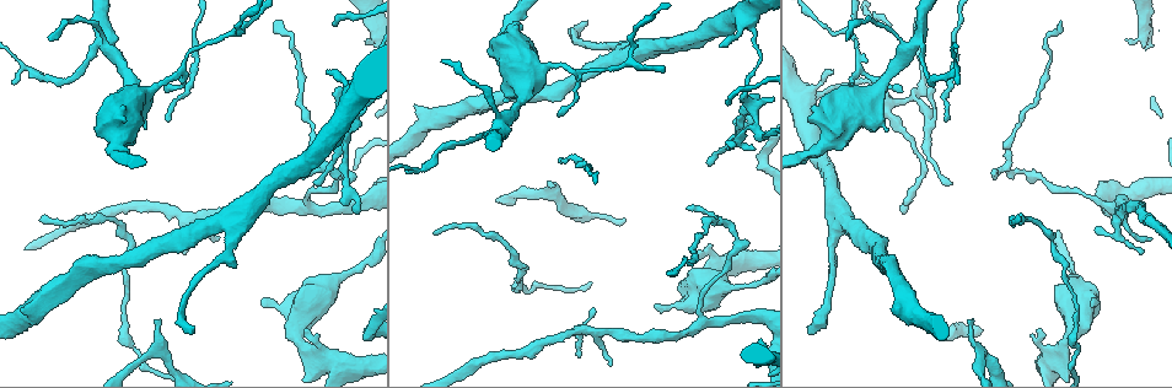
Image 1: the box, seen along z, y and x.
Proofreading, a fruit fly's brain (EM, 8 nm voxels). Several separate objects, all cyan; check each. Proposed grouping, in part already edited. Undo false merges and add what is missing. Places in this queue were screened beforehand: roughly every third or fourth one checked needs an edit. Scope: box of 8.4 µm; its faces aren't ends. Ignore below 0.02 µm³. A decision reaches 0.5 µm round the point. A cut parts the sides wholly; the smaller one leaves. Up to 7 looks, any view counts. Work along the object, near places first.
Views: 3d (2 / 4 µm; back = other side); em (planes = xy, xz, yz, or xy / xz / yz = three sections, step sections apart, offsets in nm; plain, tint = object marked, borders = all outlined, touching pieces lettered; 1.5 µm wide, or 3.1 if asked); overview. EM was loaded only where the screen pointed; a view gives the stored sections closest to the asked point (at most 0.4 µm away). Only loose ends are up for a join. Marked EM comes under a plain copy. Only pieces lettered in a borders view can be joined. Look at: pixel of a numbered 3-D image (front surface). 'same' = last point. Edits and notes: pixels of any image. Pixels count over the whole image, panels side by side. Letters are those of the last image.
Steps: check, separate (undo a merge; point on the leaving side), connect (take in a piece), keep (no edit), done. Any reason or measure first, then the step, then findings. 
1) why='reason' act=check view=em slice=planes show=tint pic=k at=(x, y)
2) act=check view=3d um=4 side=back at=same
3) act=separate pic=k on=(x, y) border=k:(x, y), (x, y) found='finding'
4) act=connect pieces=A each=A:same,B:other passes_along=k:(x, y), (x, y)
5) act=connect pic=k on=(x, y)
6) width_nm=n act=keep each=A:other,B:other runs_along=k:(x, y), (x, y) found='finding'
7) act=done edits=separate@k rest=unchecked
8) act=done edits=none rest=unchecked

why='branch stops here' act=check view=3d um=4 pic=1 at=(154, 319)

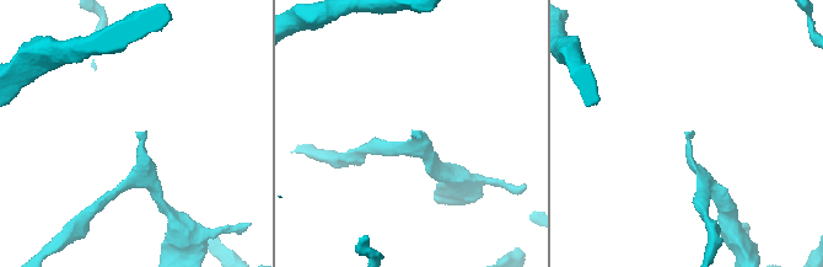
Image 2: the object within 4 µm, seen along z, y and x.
why='need the tissue' act=check view=em slice=planes show=borders pic=2 at=(686, 133)

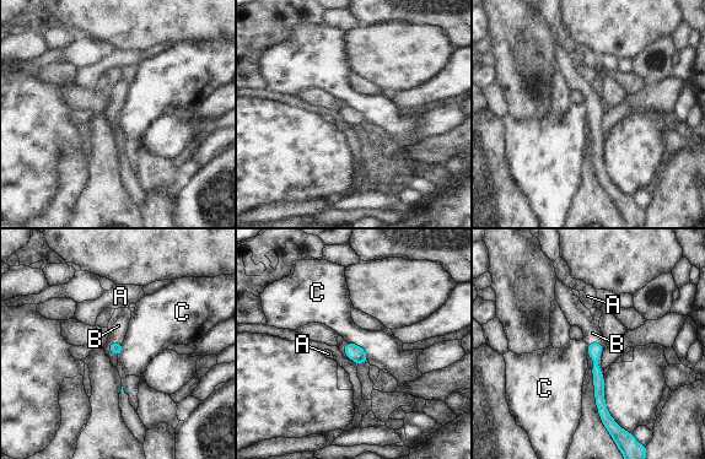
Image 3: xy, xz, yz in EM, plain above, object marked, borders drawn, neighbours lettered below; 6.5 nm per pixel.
act=connect pic=3 on=(591, 329) each=A:other,B:same,C:other passes_along=3:(593, 349), (599, 355), (591, 329) found='the neuron continues'

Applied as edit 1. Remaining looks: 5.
why='an open end' act=check view=3d um=4 pic=1 at=(1092, 300)

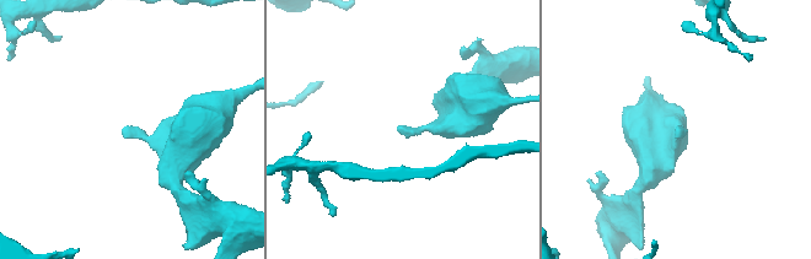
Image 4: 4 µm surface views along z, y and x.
why='need the tissue' act=check view=em slice=planes show=borders pic=4 at=(678, 129)

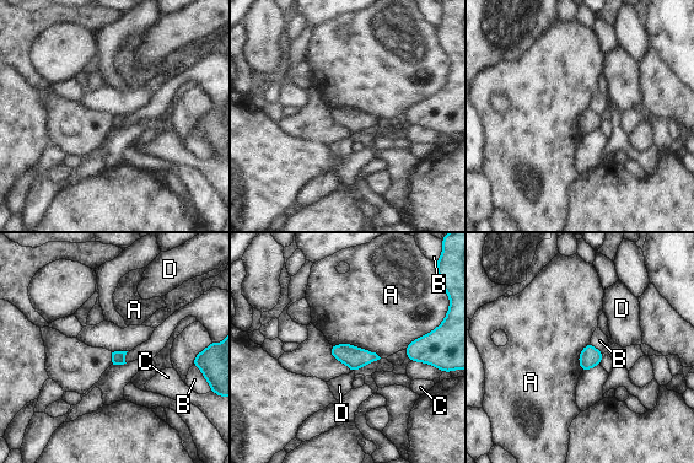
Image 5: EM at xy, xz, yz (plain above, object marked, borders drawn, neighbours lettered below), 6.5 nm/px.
act=keep each=A:other,B:other,C:other,D:other border=5:(332, 344), (349, 343), (381, 357) found='no lettered piece goes on from it'

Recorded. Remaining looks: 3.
why='free end' act=check view=3d um=2 pic=1 at=(191, 331)

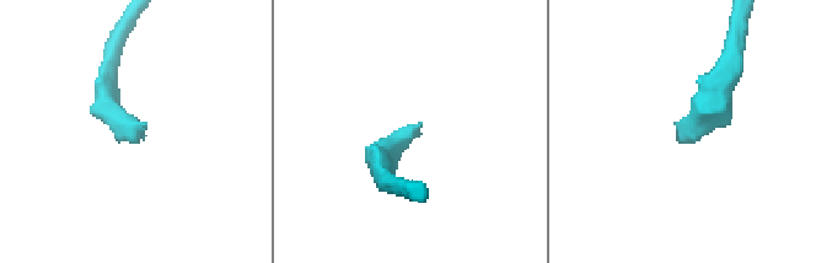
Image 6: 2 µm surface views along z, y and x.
why='now the EM' act=check view=em slice=xy step=4 show=tint pic=6 at=(679, 134)

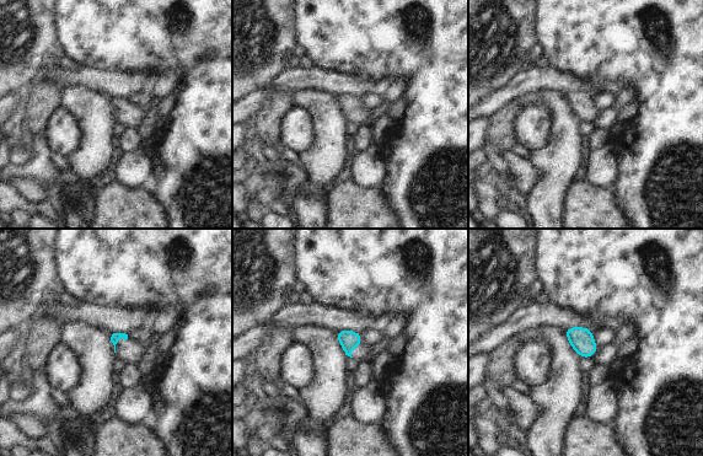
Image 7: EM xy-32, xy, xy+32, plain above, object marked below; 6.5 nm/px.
why='another direction' act=check view=em slice=planes show=borders at=same

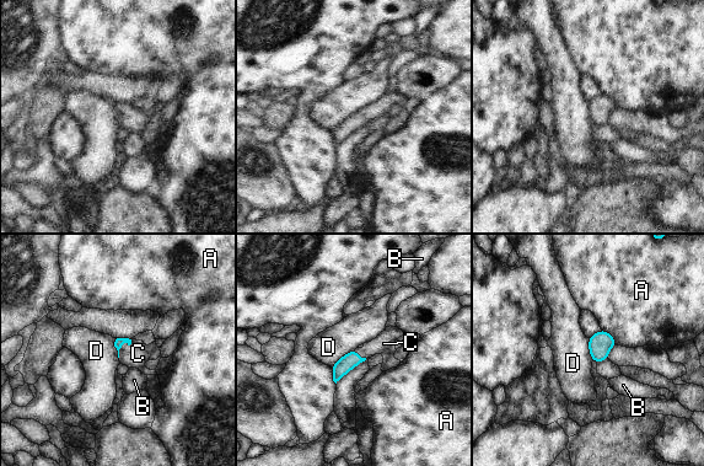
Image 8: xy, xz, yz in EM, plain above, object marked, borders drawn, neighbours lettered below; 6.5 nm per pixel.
act=connect pic=8 on=(135, 355) each=A:other,B:other,C:same,D:other passes_along=8:(119, 342), (122, 344), (135, 355) found='it goes on there'

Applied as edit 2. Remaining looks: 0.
act=done edits=connect@3,connect@8 rest=unchecked

